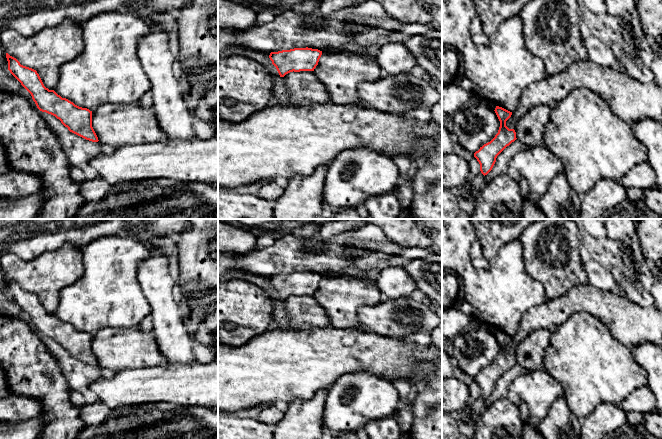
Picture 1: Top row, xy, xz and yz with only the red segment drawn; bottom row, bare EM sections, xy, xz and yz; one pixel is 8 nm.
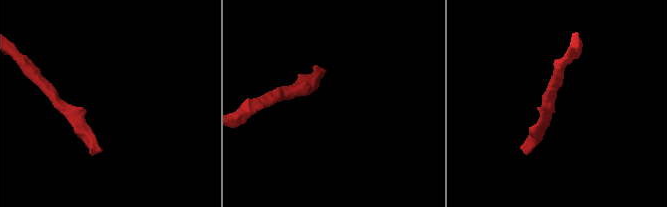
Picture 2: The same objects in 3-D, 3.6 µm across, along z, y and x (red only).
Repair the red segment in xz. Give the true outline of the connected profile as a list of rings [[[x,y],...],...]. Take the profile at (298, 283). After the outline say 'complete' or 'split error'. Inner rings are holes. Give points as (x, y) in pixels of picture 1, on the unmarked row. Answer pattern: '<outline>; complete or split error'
[[[306,271],[271,276],[269,282],[280,301],[284,301],[293,295],[314,295],[321,279],[322,275]]]; complete

